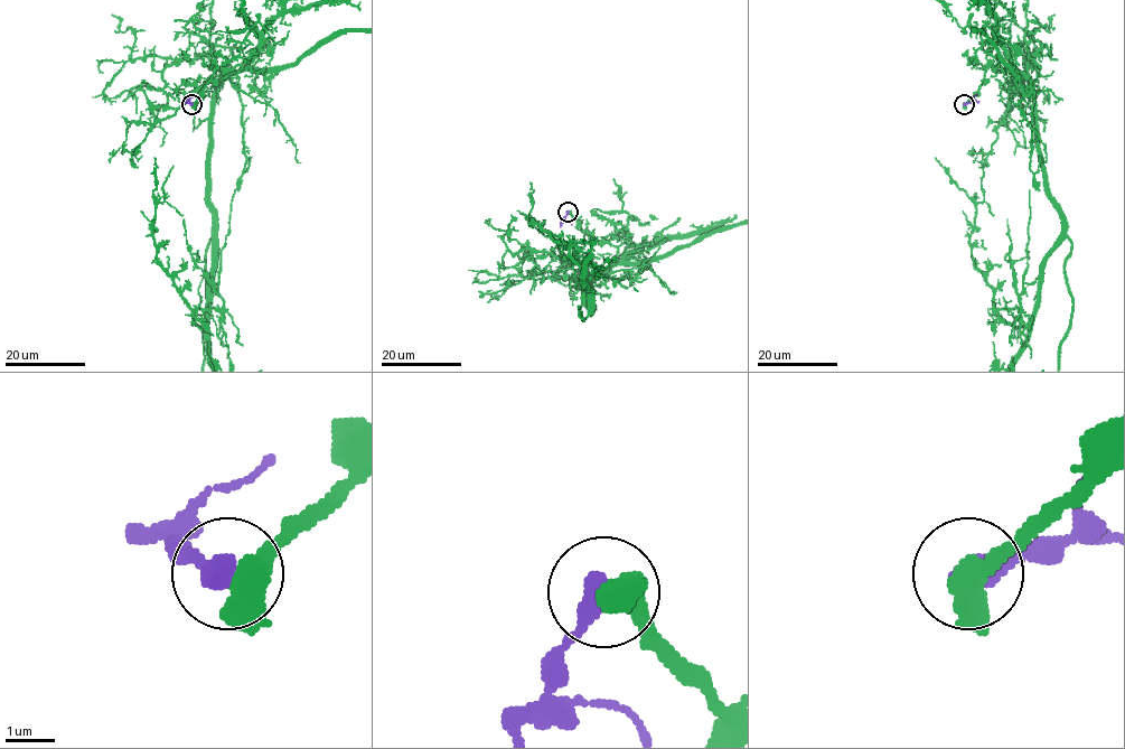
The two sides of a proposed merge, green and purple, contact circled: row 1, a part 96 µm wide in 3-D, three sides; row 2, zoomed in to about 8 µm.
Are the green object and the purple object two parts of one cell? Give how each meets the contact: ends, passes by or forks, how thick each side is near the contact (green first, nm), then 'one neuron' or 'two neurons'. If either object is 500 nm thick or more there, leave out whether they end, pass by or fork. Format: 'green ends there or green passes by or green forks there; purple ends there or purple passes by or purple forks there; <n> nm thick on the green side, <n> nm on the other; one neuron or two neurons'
green forks there; purple ends there; 400 nm thick on the green side, 480 nm on the other; two neurons

